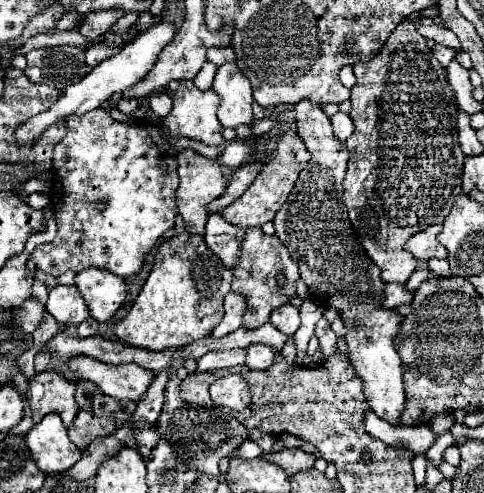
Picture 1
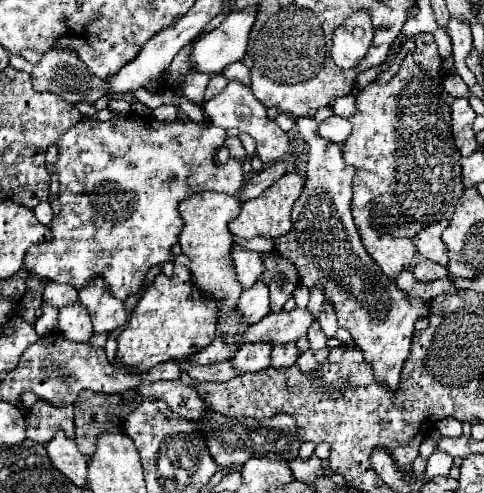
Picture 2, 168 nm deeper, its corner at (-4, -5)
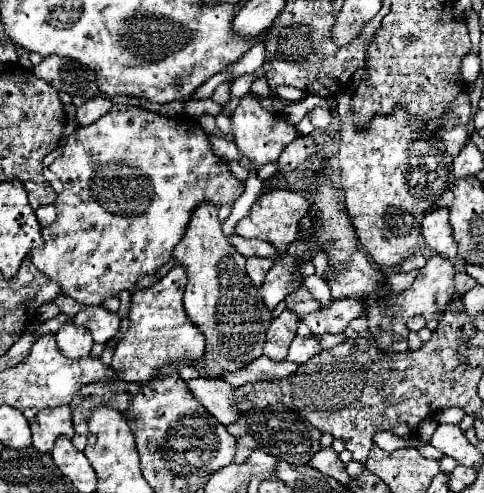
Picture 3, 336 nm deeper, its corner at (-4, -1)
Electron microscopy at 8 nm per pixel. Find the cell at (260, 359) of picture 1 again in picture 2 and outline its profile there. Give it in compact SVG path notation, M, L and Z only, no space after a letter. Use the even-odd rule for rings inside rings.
M286 343L286 345L276 345L272 351L272 367L282 369L282 367L290 367L296 363L296 359L300 357L300 351L296 347L296 343Z

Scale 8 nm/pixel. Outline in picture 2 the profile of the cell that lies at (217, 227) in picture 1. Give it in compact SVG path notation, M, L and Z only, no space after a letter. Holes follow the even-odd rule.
M234 247L232 261L236 267L236 275L238 275L244 289L252 287L260 279L260 275L264 273L264 263L262 263L260 255L254 251L244 251L240 247Z

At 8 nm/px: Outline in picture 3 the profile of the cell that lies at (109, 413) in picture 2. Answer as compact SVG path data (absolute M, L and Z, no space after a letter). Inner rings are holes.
M112 379L112 381L100 381L100 383L90 383L84 385L76 397L72 399L72 423L76 435L72 437L72 443L78 451L84 451L86 439L88 439L88 417L92 415L92 409L96 407L112 407L120 411L128 411L128 405L132 399L138 395L140 385L138 383L124 383L122 379Z

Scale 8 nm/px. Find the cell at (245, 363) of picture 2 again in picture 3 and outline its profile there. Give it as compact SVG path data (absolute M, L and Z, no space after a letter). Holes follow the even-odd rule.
M288 309L284 311L284 315L272 319L268 327L268 339L264 343L264 357L272 361L286 359L288 345L296 337L296 325L298 325L298 315Z

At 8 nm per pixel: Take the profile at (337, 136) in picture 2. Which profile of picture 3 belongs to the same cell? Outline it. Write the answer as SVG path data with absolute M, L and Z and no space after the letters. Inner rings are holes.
M316 107L314 111L310 111L310 119L312 119L312 125L314 125L316 129L326 129L326 127L332 123L334 115L332 115L332 111L328 111L328 109Z

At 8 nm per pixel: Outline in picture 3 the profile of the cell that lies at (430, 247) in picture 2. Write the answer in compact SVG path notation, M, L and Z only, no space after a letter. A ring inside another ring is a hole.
M436 209L428 213L422 221L422 237L426 245L444 259L456 257L456 241L452 239L452 229L448 223L448 209Z

